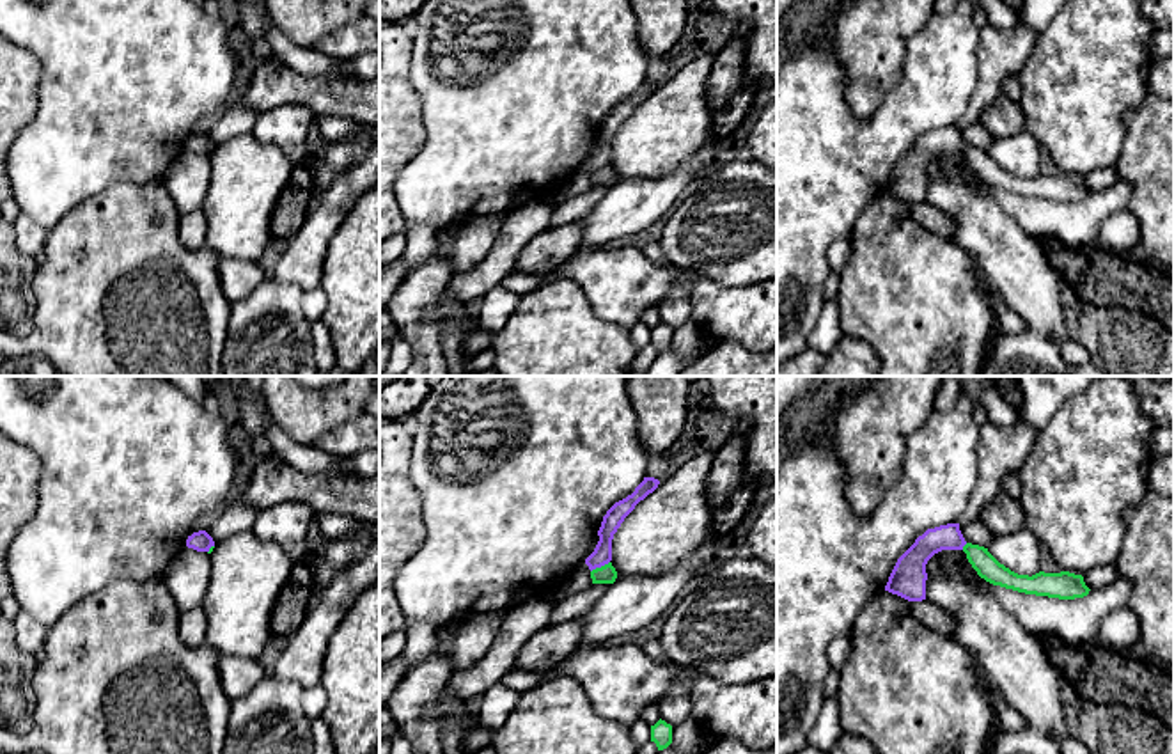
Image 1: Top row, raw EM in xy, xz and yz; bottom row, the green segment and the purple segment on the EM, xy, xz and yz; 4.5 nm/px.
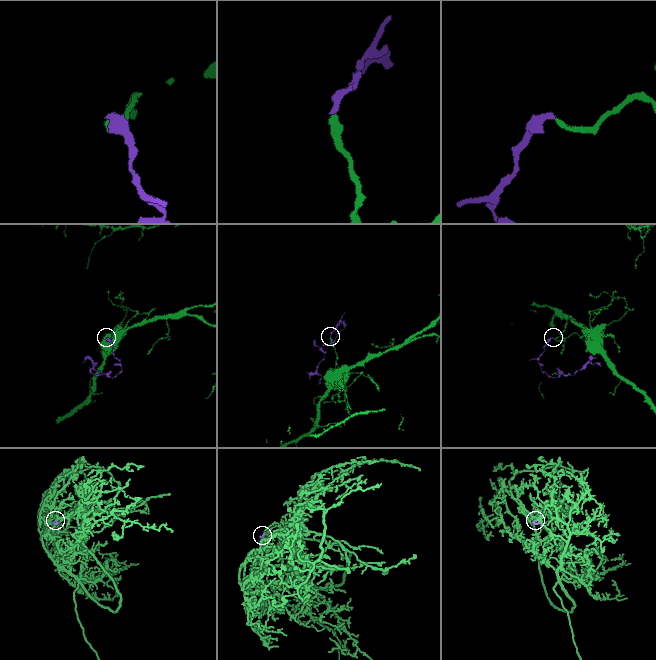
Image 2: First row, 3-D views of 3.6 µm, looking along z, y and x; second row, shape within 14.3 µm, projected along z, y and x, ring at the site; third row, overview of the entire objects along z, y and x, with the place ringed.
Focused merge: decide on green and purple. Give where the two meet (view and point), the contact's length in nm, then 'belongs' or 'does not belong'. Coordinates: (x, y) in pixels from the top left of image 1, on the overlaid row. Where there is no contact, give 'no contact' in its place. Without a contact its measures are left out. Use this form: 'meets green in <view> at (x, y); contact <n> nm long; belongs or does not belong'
meets green in xz at (602, 566); contact 100 nm long; does not belong

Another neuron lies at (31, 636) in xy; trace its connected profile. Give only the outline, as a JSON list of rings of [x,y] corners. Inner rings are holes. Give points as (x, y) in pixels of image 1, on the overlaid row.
[[[21,610],[12,619],[12,624],[16,630],[16,642],[20,644],[20,648],[23,648],[27,653],[34,656],[39,656],[48,635],[48,628],[25,610]]]

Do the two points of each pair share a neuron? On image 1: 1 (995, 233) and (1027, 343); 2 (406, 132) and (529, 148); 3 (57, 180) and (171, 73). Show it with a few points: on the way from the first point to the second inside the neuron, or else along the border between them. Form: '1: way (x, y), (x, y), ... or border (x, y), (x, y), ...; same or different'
1: border (1029, 329), (1048, 341); different
2: border (417, 93), (426, 142), (401, 169); different
3: way (86, 151), (144, 100); same

